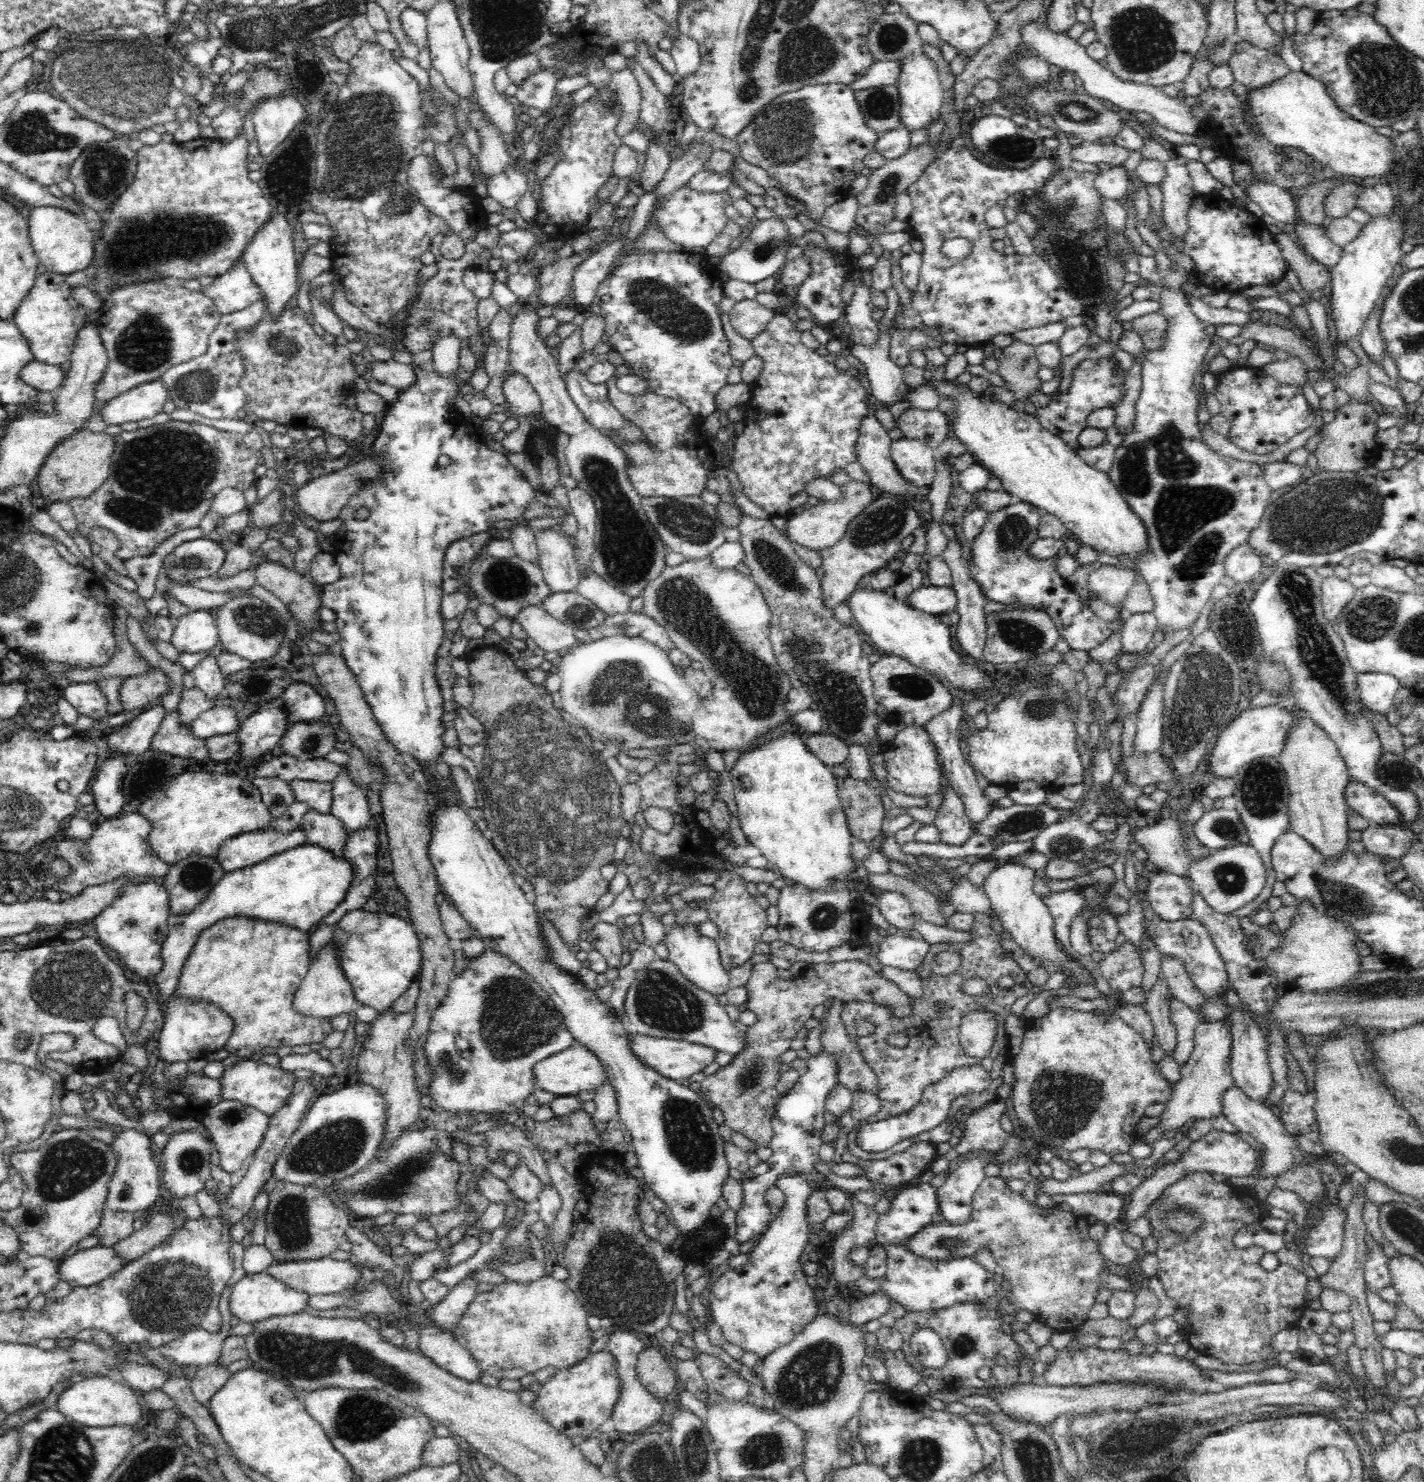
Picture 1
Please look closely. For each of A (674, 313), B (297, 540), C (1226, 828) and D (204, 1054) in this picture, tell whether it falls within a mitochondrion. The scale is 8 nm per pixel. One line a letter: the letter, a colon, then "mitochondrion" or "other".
A: mitochondrion
B: other
C: mitochondrion
D: other

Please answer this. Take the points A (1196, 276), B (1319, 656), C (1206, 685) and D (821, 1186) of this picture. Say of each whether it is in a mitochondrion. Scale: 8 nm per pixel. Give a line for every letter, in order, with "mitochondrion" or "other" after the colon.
A: other
B: mitochondrion
C: mitochondrion
D: other

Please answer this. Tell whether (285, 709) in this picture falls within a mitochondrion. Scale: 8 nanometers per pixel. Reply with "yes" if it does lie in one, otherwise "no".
no

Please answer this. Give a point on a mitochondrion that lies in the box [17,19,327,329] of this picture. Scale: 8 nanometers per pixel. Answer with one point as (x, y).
(127, 86)

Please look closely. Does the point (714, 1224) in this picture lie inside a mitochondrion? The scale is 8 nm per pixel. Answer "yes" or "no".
no

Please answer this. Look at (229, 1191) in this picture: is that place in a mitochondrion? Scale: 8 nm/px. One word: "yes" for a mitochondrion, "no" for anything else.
no

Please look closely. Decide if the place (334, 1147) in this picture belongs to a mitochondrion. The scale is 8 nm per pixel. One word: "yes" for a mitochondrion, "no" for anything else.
yes

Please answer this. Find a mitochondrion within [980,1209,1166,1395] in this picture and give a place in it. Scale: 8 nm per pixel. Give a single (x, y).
(1020, 1243)

